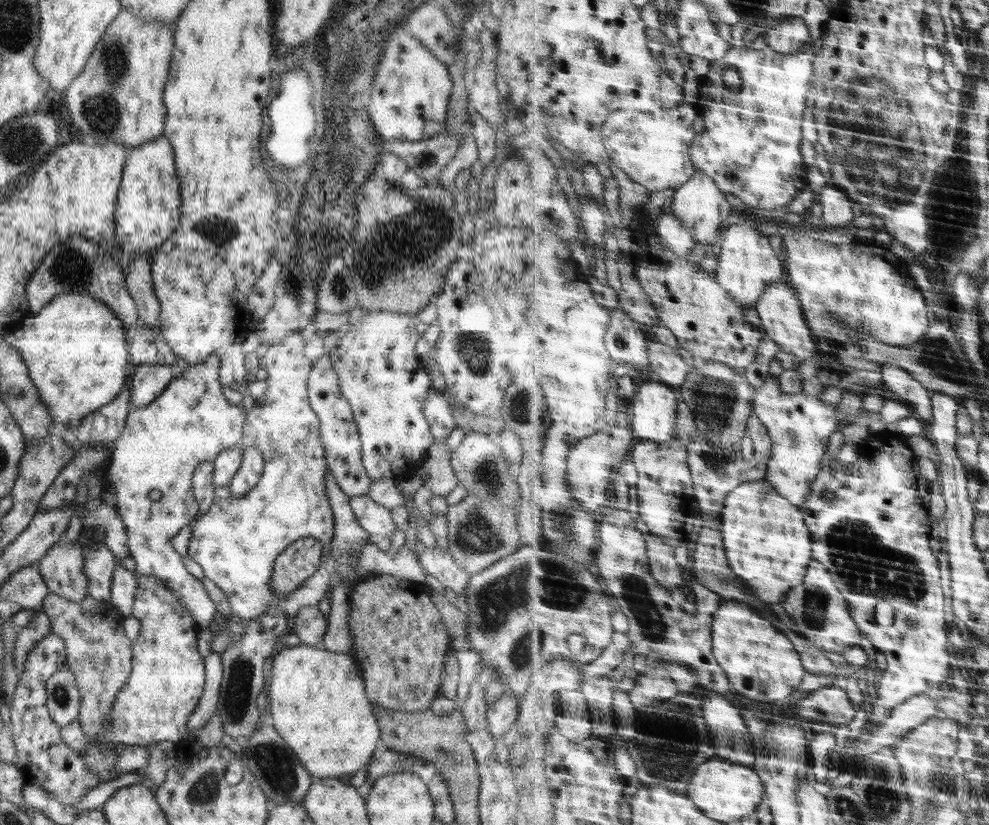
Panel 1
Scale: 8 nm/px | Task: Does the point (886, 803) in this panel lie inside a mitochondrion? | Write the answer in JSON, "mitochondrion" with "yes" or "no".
{"mitochondrion":"yes"}

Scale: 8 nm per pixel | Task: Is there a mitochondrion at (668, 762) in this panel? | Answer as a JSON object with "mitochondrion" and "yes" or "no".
{"mitochondrion":"yes"}

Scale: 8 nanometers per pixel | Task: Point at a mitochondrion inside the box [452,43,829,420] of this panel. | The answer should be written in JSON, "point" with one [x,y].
{"point":[473,347]}

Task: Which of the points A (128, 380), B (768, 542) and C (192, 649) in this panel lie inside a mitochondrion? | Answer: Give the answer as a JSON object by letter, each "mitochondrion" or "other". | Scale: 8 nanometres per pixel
{"A":"other","B":"other","C":"other"}

